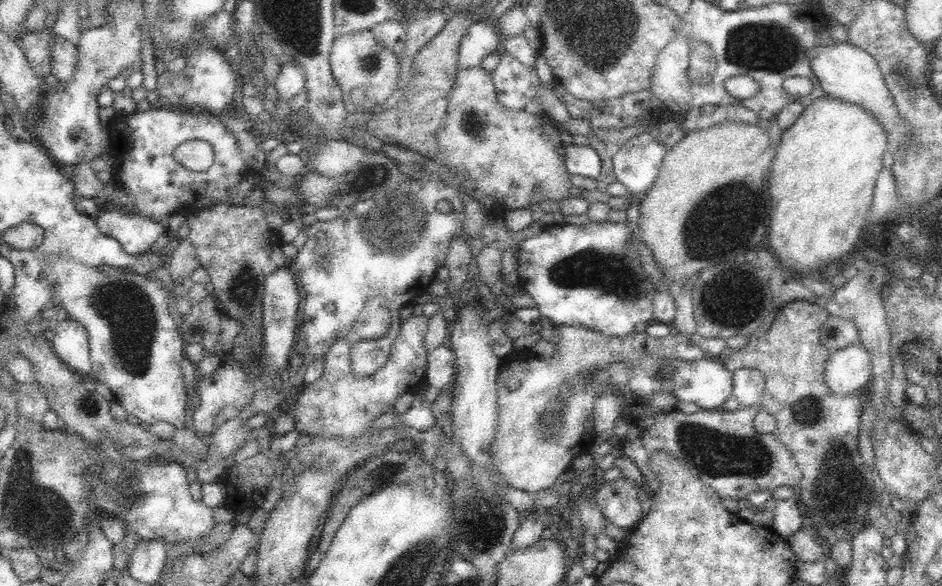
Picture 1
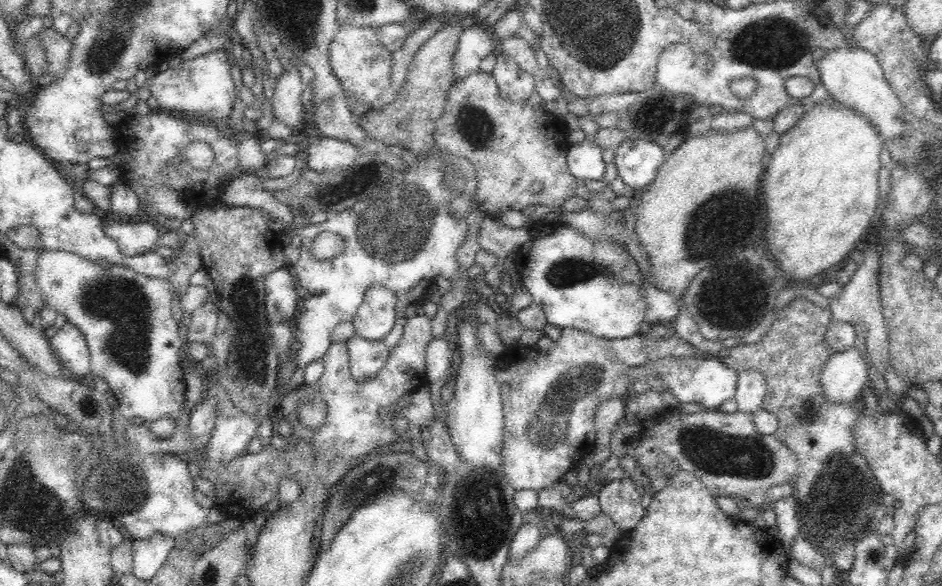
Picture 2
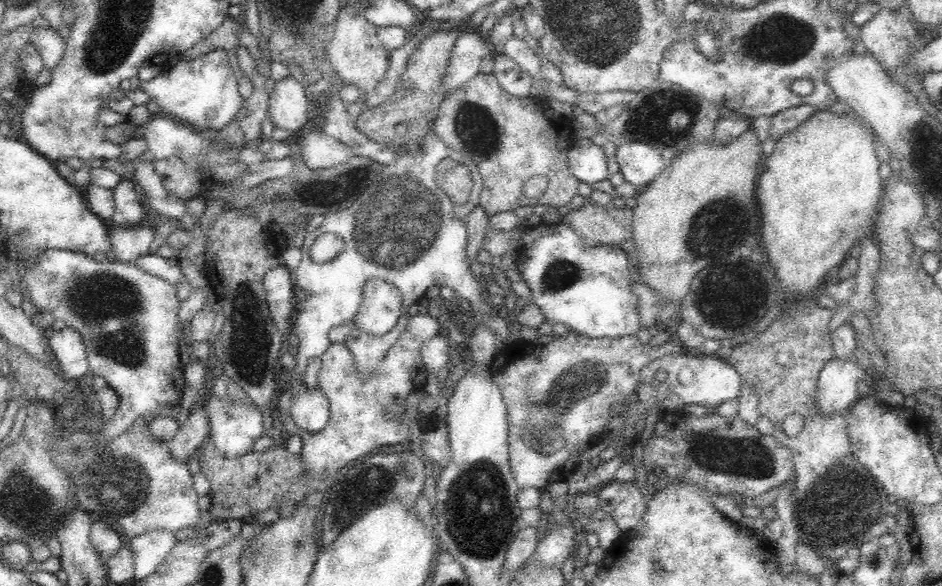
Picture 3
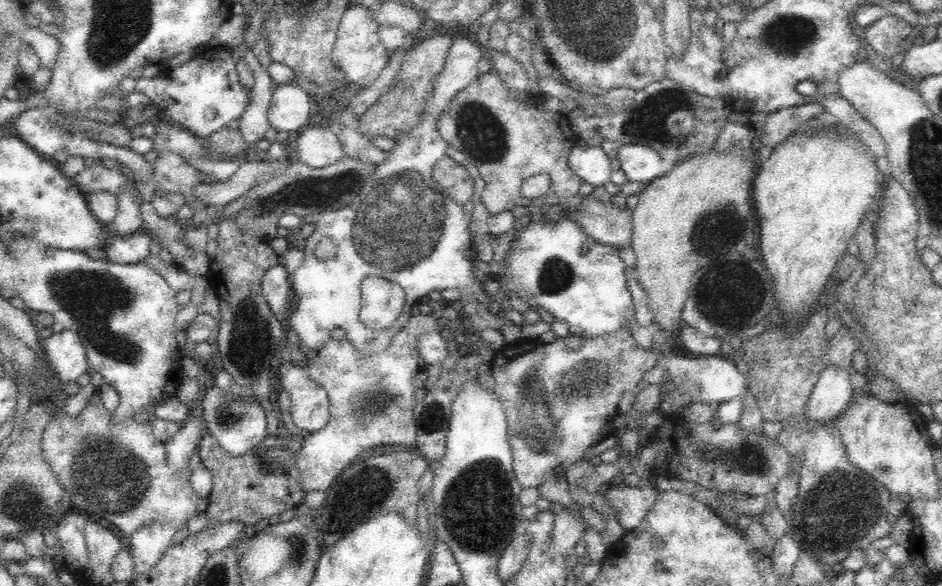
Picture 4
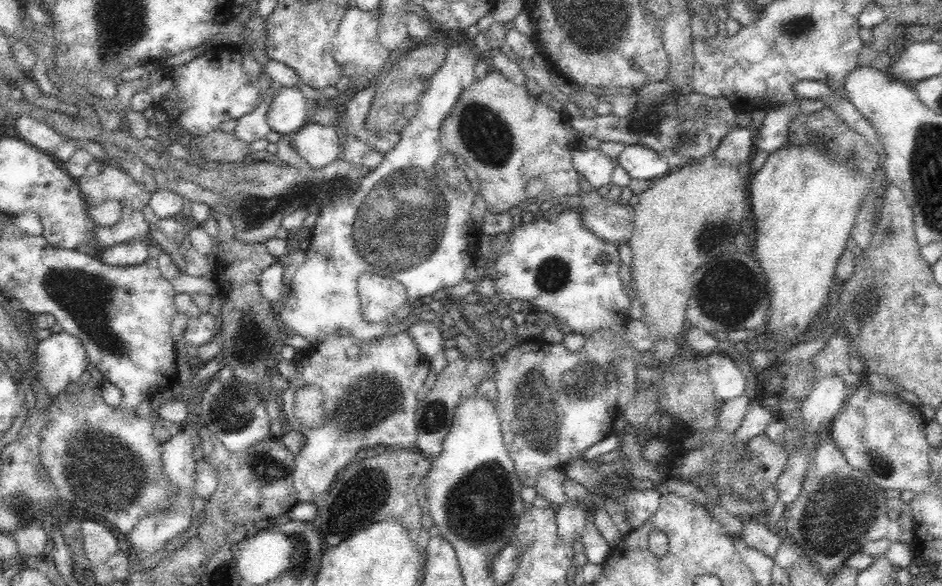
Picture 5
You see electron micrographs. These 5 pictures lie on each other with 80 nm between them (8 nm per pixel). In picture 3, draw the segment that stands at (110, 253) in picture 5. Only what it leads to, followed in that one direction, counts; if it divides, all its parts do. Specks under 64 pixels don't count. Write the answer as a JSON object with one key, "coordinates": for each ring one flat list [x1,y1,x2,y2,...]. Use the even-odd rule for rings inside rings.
{"coordinates":[[138,224,130,228,110,227,111,259,118,261,136,261,149,254,150,243,155,228,147,224]]}

